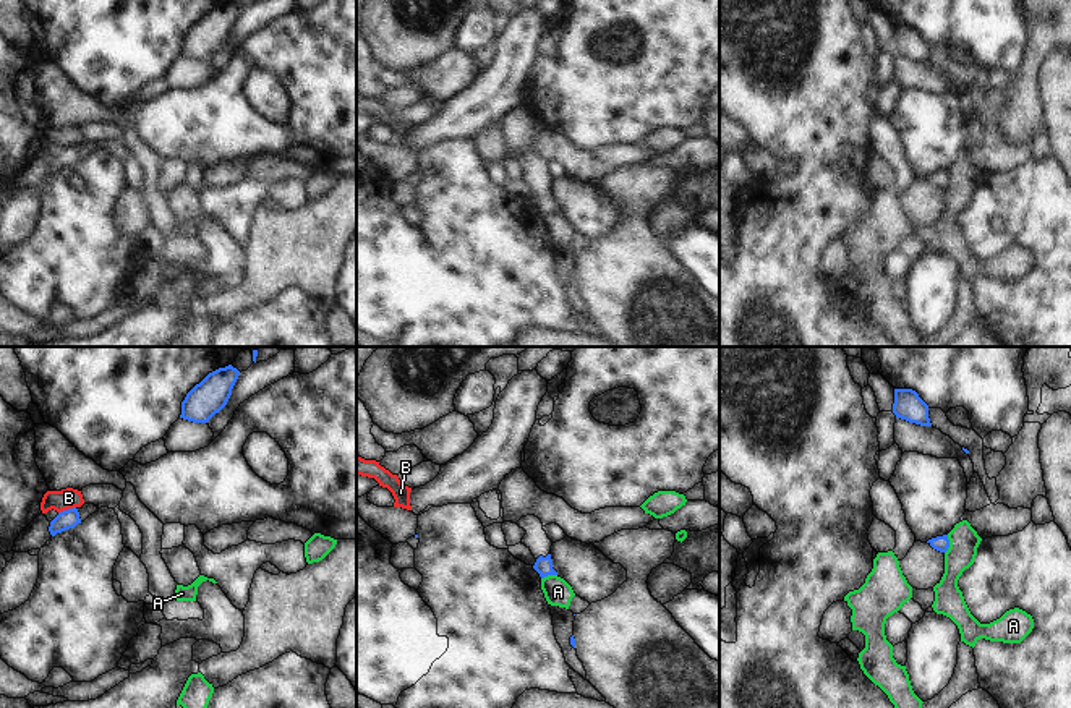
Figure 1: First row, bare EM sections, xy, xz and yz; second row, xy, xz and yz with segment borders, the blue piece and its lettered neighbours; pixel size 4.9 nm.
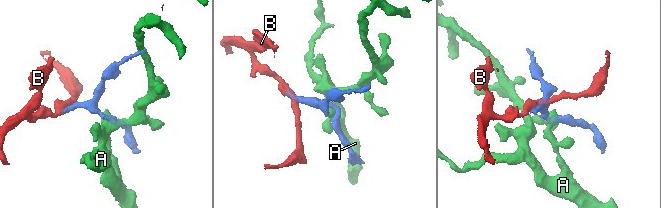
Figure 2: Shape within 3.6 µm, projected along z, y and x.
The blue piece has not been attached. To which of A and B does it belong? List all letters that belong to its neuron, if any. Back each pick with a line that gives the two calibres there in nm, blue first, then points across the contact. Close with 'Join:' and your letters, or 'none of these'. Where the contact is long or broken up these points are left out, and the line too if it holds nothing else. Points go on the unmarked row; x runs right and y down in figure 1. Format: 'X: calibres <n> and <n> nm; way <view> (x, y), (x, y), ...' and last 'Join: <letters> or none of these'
Join: none of these

